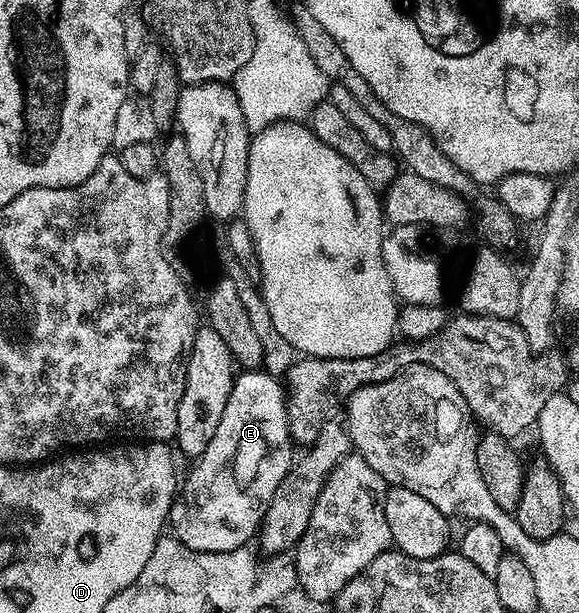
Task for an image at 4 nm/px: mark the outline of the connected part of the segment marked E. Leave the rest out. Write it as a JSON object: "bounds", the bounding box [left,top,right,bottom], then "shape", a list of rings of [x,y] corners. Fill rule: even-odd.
{"bounds":[168,370,296,552],"shape":[[[242,370],[235,375],[234,385],[228,395],[227,406],[224,407],[224,414],[220,419],[216,434],[213,435],[211,442],[208,443],[207,449],[204,450],[201,457],[193,461],[194,469],[187,476],[184,476],[180,484],[180,491],[175,495],[174,504],[170,508],[168,528],[169,531],[174,531],[171,532],[173,539],[179,540],[184,547],[191,548],[197,552],[231,552],[237,548],[247,547],[257,537],[258,530],[262,526],[262,519],[266,513],[266,503],[272,498],[272,494],[276,494],[276,486],[280,486],[280,482],[284,482],[290,465],[296,459],[295,445],[290,439],[290,427],[286,421],[286,401],[286,394],[279,377],[269,376],[265,370]]]}

